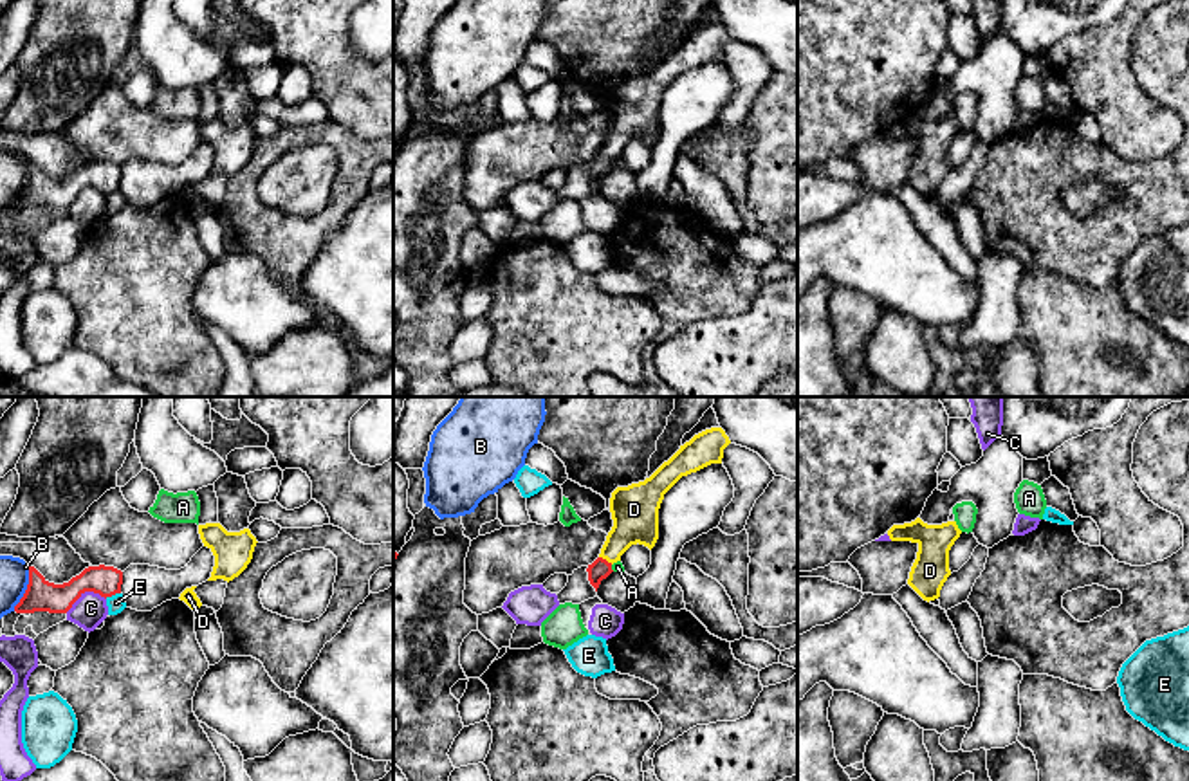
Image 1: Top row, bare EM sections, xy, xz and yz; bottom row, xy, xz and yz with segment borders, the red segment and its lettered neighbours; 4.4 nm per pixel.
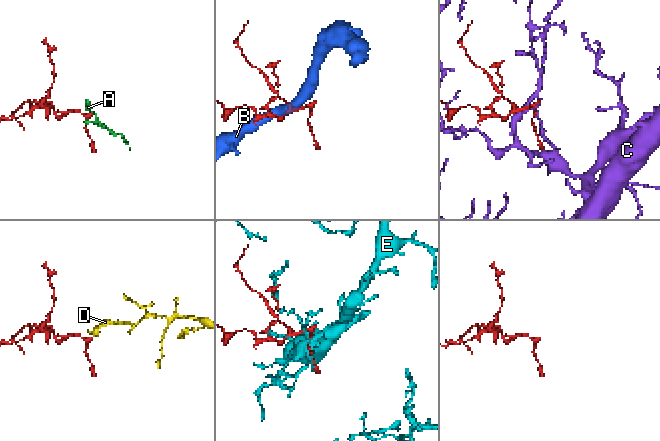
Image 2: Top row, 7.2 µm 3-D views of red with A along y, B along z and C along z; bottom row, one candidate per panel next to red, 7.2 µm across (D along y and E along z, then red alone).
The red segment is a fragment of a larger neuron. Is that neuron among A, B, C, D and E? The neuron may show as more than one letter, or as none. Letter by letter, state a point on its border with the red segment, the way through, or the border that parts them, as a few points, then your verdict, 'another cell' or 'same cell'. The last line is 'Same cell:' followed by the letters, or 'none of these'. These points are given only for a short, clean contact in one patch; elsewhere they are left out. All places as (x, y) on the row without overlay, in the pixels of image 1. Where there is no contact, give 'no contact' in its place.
A: contact xz (610, 165); border xz (610, 161), (614, 166); another cell
B: contact xy (27, 184); another cell
C: contact xy (85, 186); another cell
D: contact xz (605, 156); way xz (599, 165), (605, 156), (635, 116), (635, 109); same cell
E: contact xy (112, 190); another cell
Same cell: D

